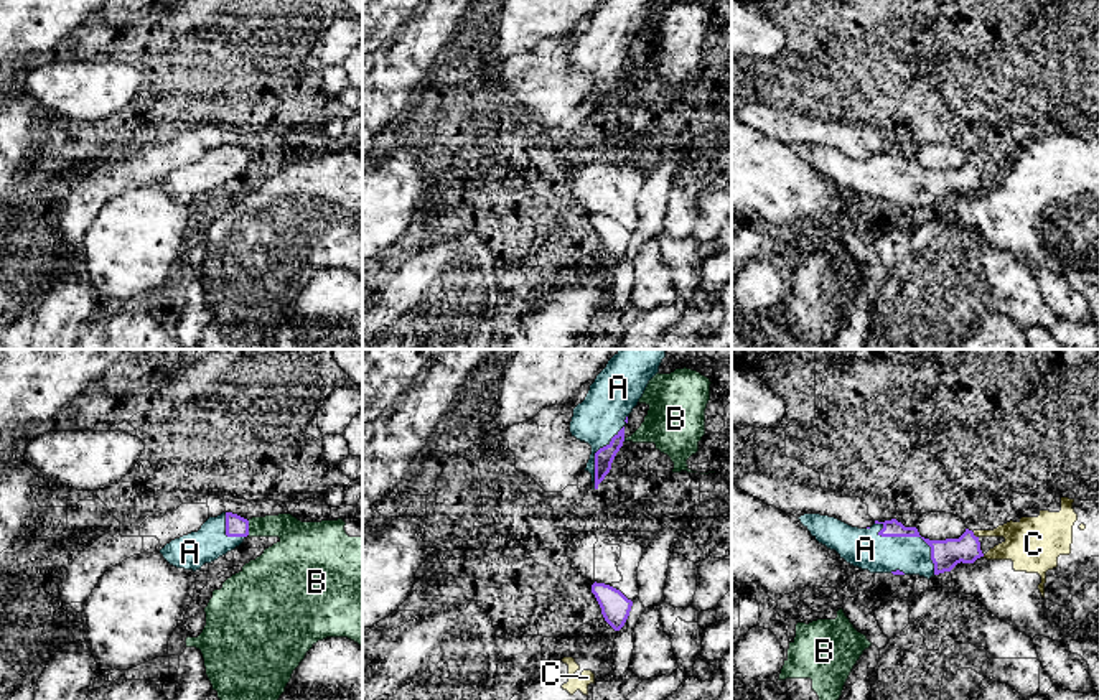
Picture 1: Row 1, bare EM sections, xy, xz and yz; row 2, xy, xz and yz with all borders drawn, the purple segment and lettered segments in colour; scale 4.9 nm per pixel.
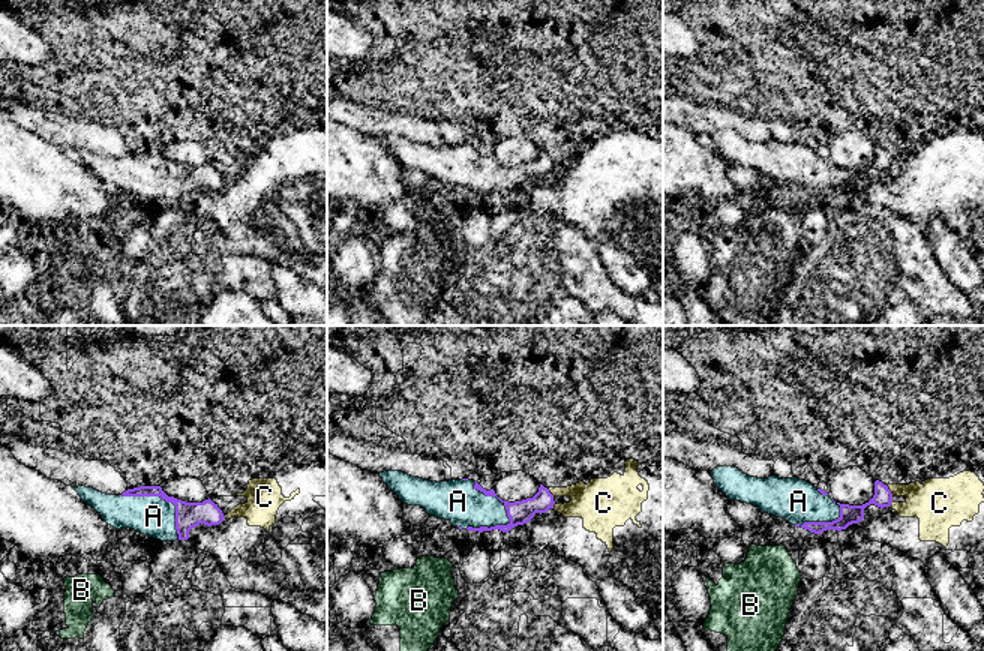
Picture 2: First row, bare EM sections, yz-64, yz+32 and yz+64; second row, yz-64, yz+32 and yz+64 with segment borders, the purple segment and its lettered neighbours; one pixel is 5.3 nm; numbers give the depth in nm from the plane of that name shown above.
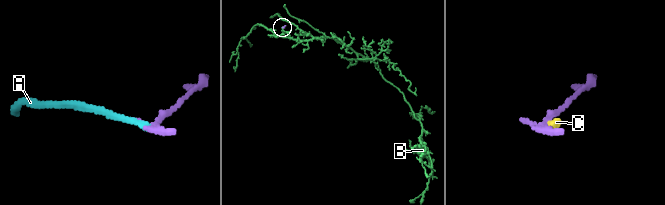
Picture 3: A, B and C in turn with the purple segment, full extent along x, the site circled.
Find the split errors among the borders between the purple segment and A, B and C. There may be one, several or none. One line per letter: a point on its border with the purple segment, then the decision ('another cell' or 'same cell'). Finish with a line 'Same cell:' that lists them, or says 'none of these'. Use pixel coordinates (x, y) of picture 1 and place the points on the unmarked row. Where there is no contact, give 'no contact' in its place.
A: yz (911, 167) | same cell
B: xy (247, 158) | another cell
C: yz (974, 167) | another cell
Same cell: A

